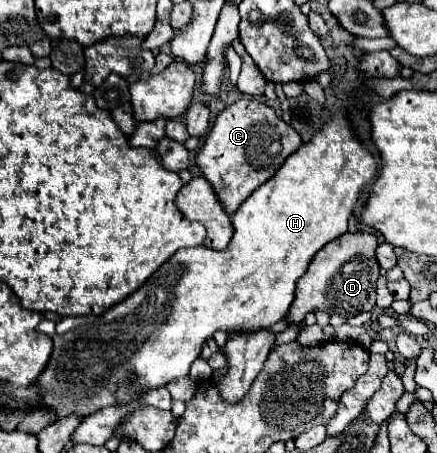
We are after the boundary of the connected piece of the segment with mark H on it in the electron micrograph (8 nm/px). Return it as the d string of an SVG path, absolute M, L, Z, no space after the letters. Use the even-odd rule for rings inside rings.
M340 109L336 111L328 121L326 125L316 133L312 135L312 139L308 143L304 143L298 151L294 151L286 161L284 165L276 171L274 179L266 181L260 189L256 189L240 207L238 211L232 215L232 225L234 225L234 237L232 241L228 243L226 249L222 251L216 251L216 249L208 249L204 245L198 245L198 247L192 247L192 249L180 249L178 253L174 253L170 257L170 261L166 261L138 291L134 291L134 295L130 295L130 299L124 299L124 303L108 309L100 321L96 325L82 325L82 327L76 327L64 335L54 335L54 353L48 361L48 367L46 371L40 375L38 379L38 385L40 385L40 393L46 395L46 405L50 405L52 409L58 411L58 417L64 417L64 415L70 415L70 413L78 413L78 415L92 415L108 405L118 405L118 403L126 403L130 401L140 389L154 389L154 387L164 387L168 385L170 381L174 379L180 379L180 377L186 377L190 373L190 365L192 361L200 355L202 351L202 343L214 335L216 329L224 329L224 331L256 331L260 327L268 329L272 327L274 323L278 323L290 309L292 301L294 301L294 291L296 291L296 281L300 279L300 275L304 275L304 271L308 269L308 263L312 261L312 257L316 255L316 251L320 251L326 243L330 243L332 239L340 237L342 233L348 231L348 219L352 217L352 209L360 197L360 191L368 185L368 181L376 175L376 169L378 169L378 163L374 159L374 155L362 145L362 141L356 137L356 133L352 131L352 123L348 119L348 113L346 109ZM128 373L136 373L138 375L138 389L126 389L122 387L126 383L126 377Z

